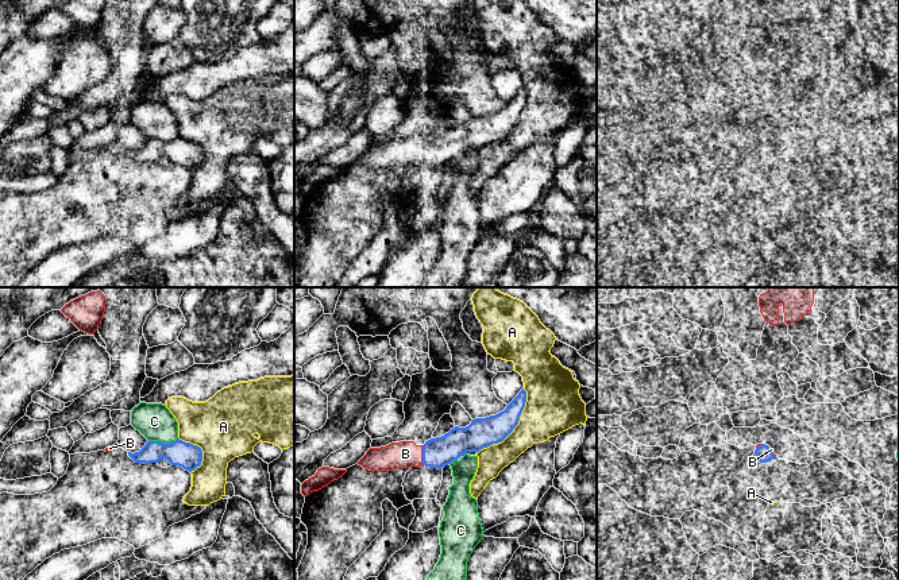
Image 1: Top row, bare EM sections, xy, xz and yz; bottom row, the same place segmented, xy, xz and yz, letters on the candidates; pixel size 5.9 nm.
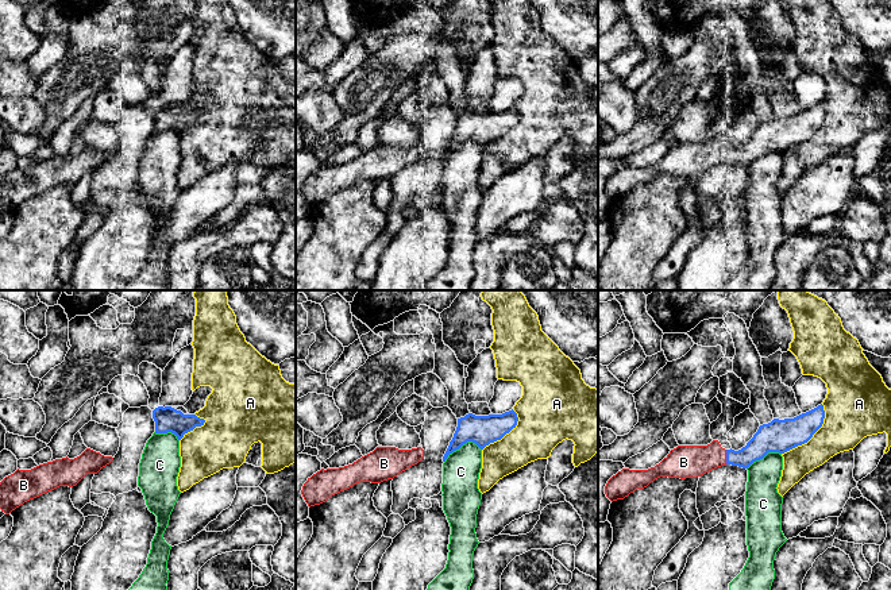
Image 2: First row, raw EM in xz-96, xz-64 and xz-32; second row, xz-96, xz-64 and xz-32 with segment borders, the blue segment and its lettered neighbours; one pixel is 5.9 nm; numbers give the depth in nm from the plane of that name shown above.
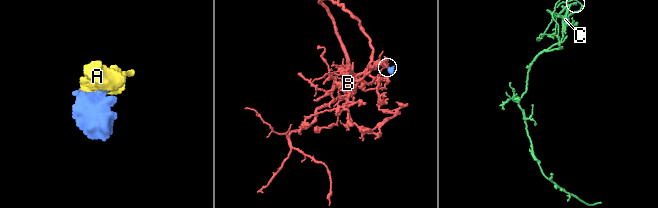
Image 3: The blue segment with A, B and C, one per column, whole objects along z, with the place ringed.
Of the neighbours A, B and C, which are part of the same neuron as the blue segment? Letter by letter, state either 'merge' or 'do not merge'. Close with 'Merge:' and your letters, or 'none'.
A: do not merge
B: merge
C: do not merge
Merge: B

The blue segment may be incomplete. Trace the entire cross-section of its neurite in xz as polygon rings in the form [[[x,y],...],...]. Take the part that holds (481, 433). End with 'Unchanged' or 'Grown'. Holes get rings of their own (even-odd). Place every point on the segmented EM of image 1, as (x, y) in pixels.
[[[522,388],[506,409],[495,415],[475,418],[466,428],[455,426],[444,436],[425,441],[424,445],[400,441],[370,448],[356,464],[370,471],[418,465],[441,469],[467,452],[478,453],[483,448],[502,442],[518,425],[525,402],[526,391]]]. Grown

